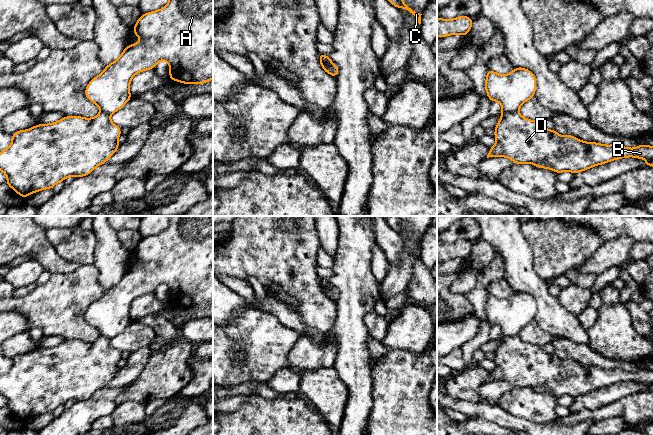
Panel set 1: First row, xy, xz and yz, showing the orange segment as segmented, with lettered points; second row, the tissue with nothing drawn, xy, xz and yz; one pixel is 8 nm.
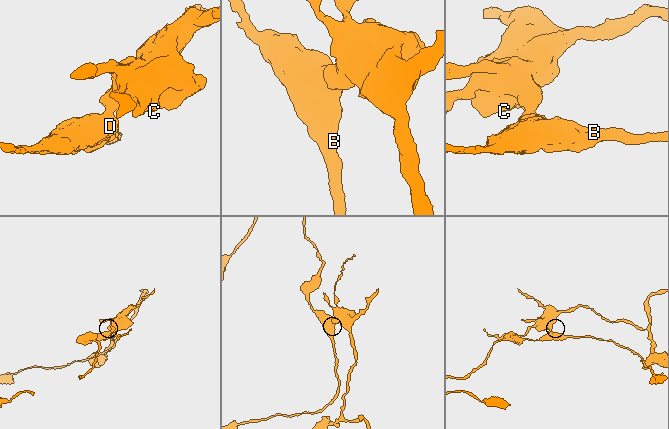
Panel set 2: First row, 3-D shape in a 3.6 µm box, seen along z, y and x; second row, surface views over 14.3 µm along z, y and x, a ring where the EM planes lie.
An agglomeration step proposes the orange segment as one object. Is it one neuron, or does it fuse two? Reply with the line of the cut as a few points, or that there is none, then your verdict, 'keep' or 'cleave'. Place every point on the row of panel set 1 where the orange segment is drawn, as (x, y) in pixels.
yz (502, 110), (517, 112) | cleave

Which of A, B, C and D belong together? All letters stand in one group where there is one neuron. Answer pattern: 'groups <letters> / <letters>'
groups A C / B D

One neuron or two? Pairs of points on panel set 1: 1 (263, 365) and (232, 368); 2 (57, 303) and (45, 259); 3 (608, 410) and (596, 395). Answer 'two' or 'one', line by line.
1: one
2: two
3: two

